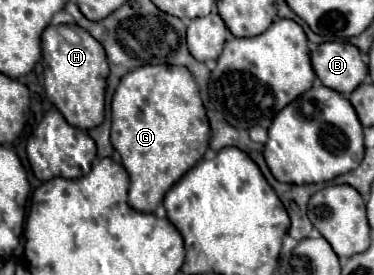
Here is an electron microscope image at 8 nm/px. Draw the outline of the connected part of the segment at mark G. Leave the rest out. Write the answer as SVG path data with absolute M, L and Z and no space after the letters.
M156 64L122 76L112 98L110 140L130 176L128 204L138 212L154 212L168 188L202 160L210 140L206 110L188 68Z

